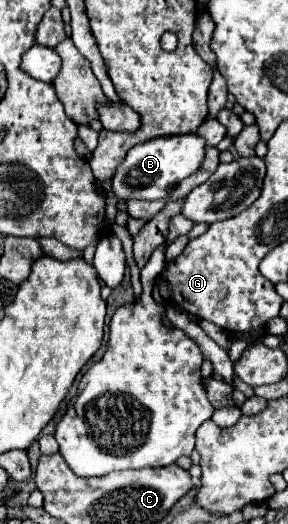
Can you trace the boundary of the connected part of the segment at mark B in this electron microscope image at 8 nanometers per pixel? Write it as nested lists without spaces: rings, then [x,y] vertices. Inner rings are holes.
[[[173,134],[157,136],[153,140],[133,146],[113,176],[113,190],[121,200],[165,200],[177,184],[195,174],[205,158],[205,138],[199,134]]]

